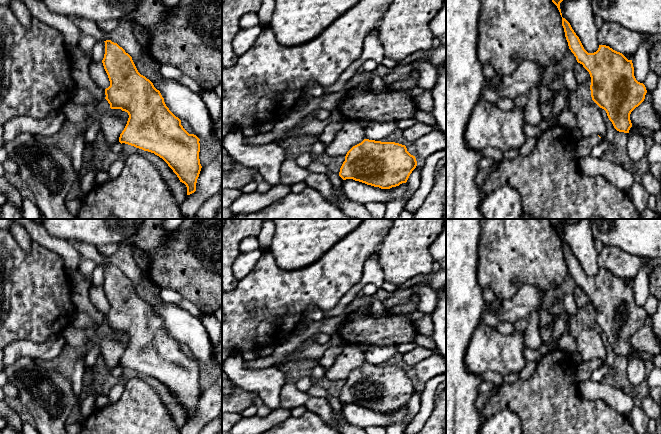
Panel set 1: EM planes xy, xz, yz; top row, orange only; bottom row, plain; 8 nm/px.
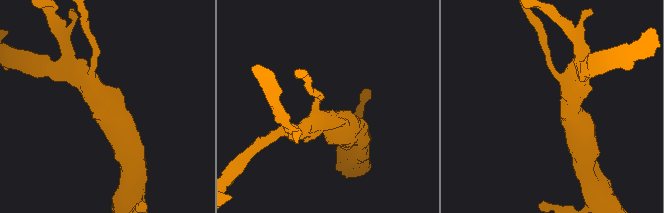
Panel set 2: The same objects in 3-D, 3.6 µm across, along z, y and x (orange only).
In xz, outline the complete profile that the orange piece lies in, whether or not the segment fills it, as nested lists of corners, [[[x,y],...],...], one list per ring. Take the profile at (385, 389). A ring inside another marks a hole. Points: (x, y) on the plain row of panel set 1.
[[[364,363],[347,376],[339,400],[343,404],[353,403],[381,413],[390,413],[406,407],[416,390],[415,380],[407,375],[405,369]]]

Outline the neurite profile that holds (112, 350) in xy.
[[[122,335],[120,340],[112,339],[107,336],[101,339],[100,354],[103,356],[105,363],[105,372],[109,372],[113,367],[119,365],[120,358],[124,354],[129,339]]]

